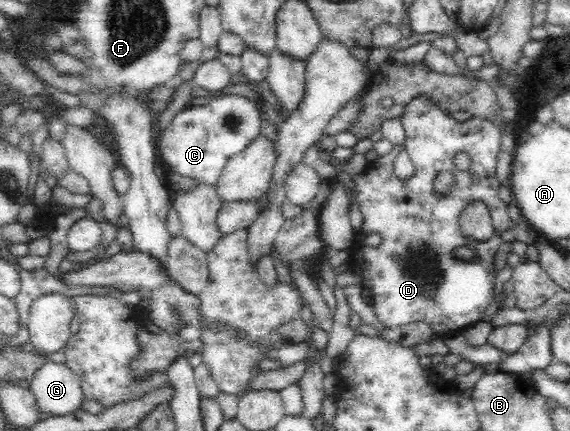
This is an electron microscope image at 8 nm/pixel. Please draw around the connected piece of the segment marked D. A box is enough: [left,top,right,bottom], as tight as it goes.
[350,96,510,336]

